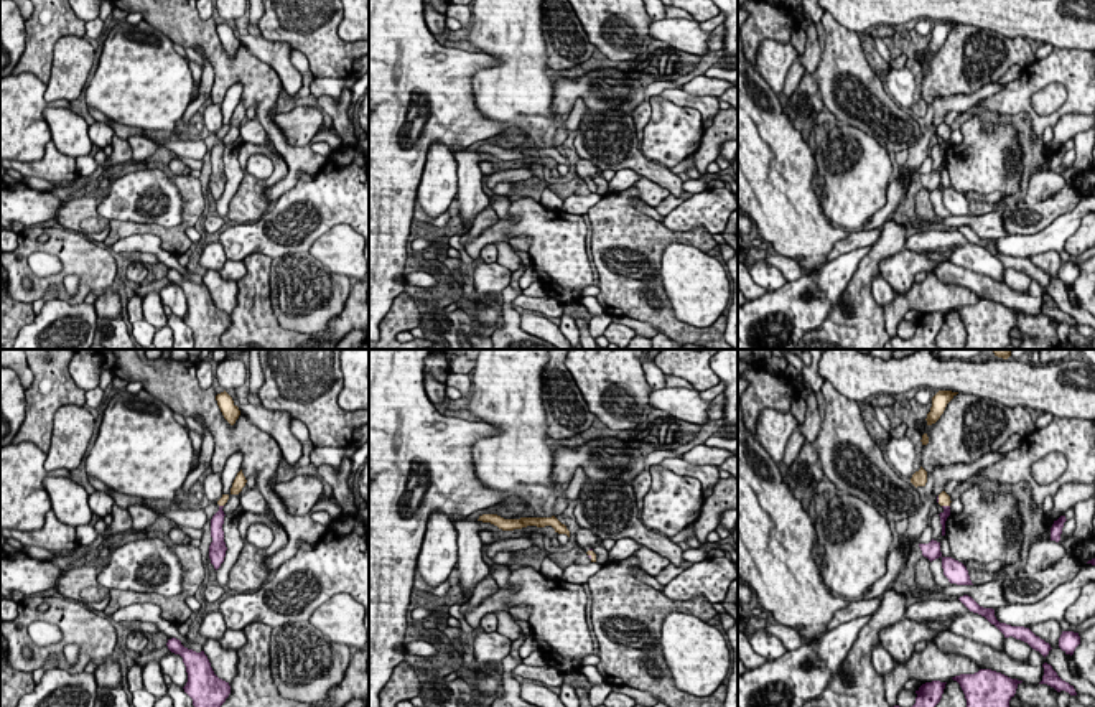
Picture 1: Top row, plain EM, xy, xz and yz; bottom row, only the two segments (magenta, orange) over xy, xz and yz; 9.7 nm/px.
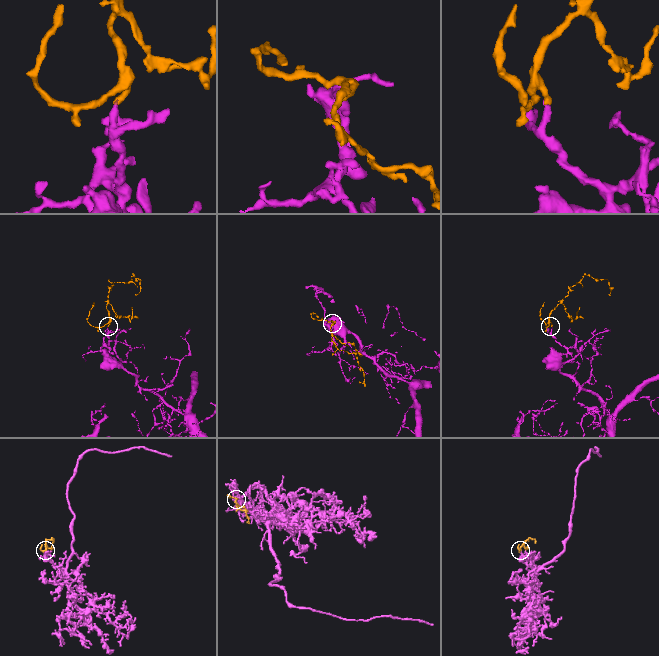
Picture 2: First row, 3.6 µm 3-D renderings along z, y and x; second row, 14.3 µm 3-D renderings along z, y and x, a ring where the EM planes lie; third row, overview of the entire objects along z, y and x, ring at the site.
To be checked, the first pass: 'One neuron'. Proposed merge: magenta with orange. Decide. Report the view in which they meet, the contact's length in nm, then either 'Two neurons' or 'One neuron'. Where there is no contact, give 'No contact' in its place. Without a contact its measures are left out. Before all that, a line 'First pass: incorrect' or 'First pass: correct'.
First pass: correct
Touches magenta in yz. Shared border 80 nm. One neuron

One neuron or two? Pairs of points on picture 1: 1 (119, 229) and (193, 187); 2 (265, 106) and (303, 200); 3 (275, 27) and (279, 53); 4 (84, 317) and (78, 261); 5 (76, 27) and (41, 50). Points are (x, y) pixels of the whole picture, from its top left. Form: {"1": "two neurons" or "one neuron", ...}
{"1": "one neuron", "2": "two neurons", "3": "two neurons", "4": "two neurons", "5": "one neuron"}

